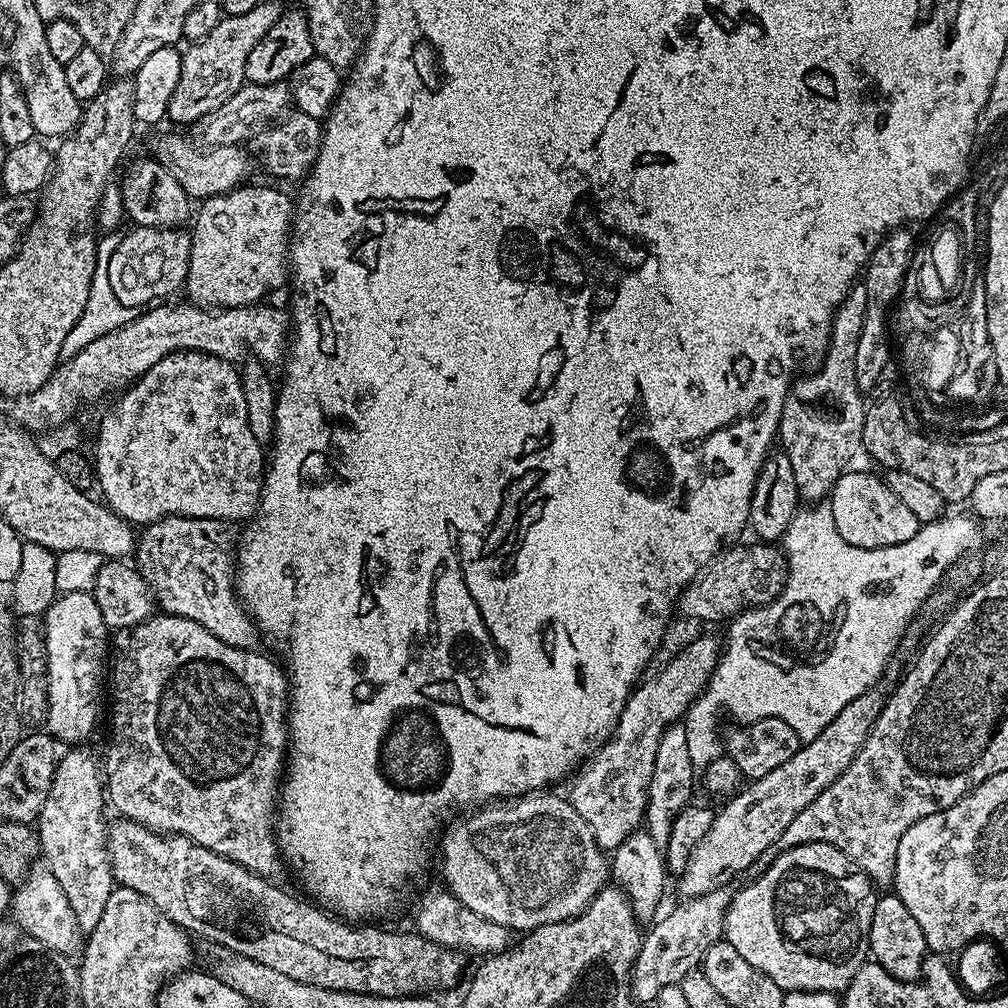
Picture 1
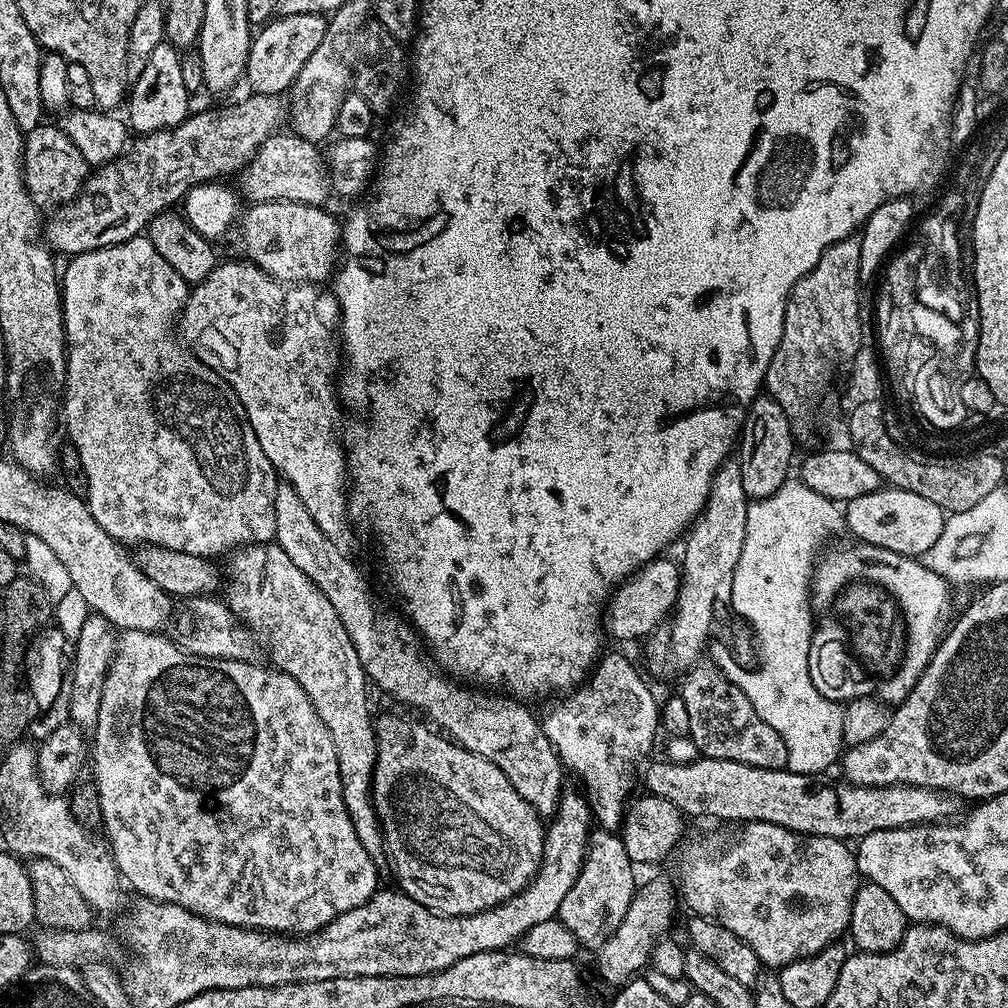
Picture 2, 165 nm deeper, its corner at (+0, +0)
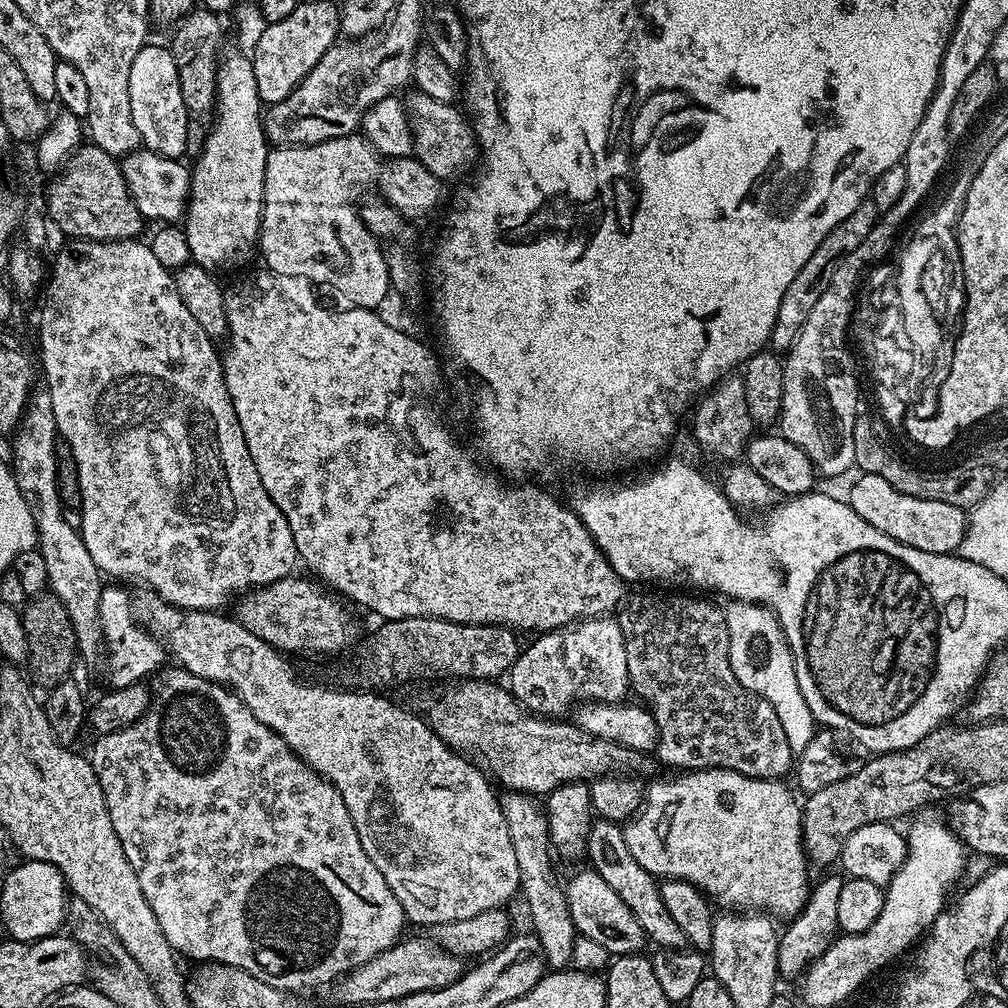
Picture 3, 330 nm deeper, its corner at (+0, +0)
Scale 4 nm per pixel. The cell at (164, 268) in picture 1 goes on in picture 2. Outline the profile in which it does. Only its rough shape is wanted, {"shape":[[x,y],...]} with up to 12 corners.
{"shape":[[142,234],[62,272],[94,522],[217,558],[278,473]]}

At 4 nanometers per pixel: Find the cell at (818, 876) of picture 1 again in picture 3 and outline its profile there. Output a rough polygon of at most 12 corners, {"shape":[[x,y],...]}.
{"shape":[[729,768],[653,779],[634,862],[724,910],[808,901],[802,808]]}

